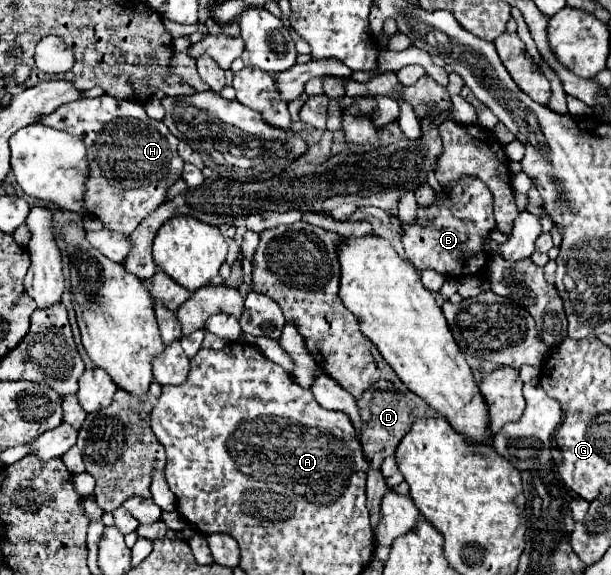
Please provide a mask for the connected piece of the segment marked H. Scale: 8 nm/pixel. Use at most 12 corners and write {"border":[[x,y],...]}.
{"border":[[78,99],[40,123],[84,139],[84,201],[130,235],[180,179],[140,103]]}

